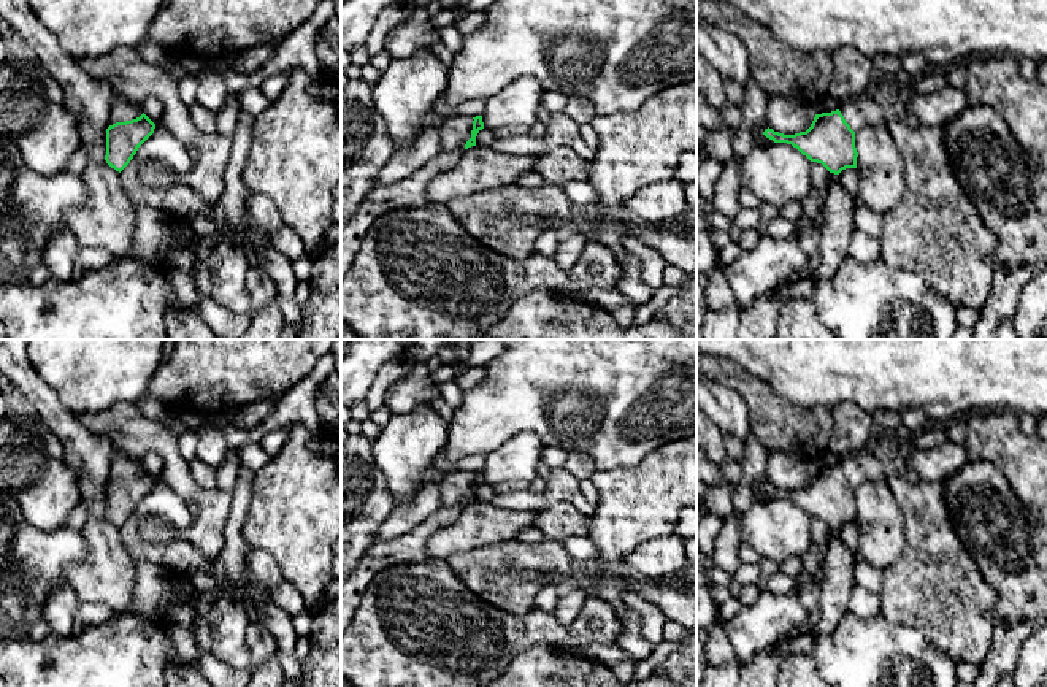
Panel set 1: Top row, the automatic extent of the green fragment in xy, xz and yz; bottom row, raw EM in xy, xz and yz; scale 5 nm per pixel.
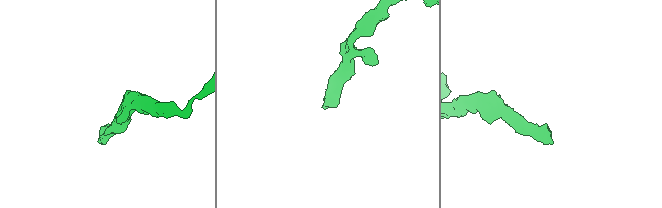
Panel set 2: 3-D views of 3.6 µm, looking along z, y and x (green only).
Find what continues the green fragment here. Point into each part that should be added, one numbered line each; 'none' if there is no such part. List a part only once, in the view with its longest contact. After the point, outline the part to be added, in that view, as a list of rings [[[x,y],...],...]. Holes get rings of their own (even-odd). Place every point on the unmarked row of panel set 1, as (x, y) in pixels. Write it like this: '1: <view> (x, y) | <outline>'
1: xy (121, 465) | [[[114,452],[114,455],[111,459],[108,482],[116,478],[125,478],[125,476],[136,474],[141,470],[143,470],[143,465],[140,460],[133,460],[121,452]]]

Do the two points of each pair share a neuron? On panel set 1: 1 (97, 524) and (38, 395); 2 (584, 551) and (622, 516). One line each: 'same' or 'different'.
1: same
2: different

